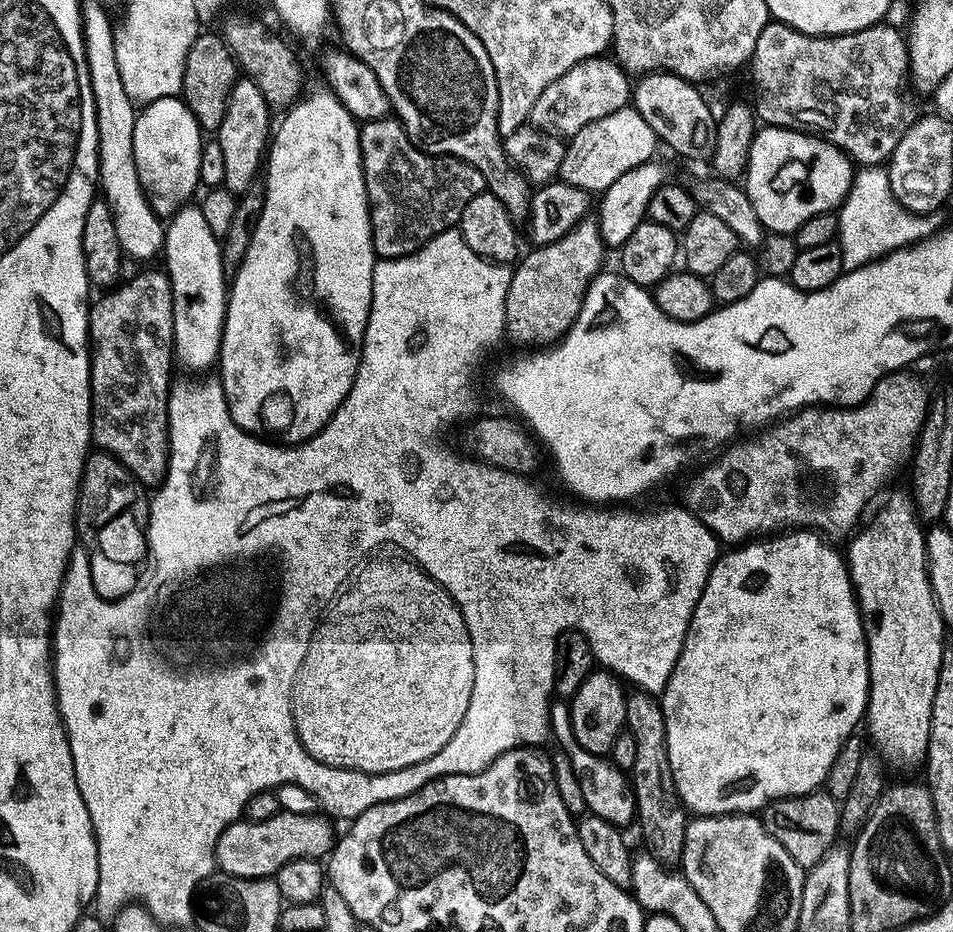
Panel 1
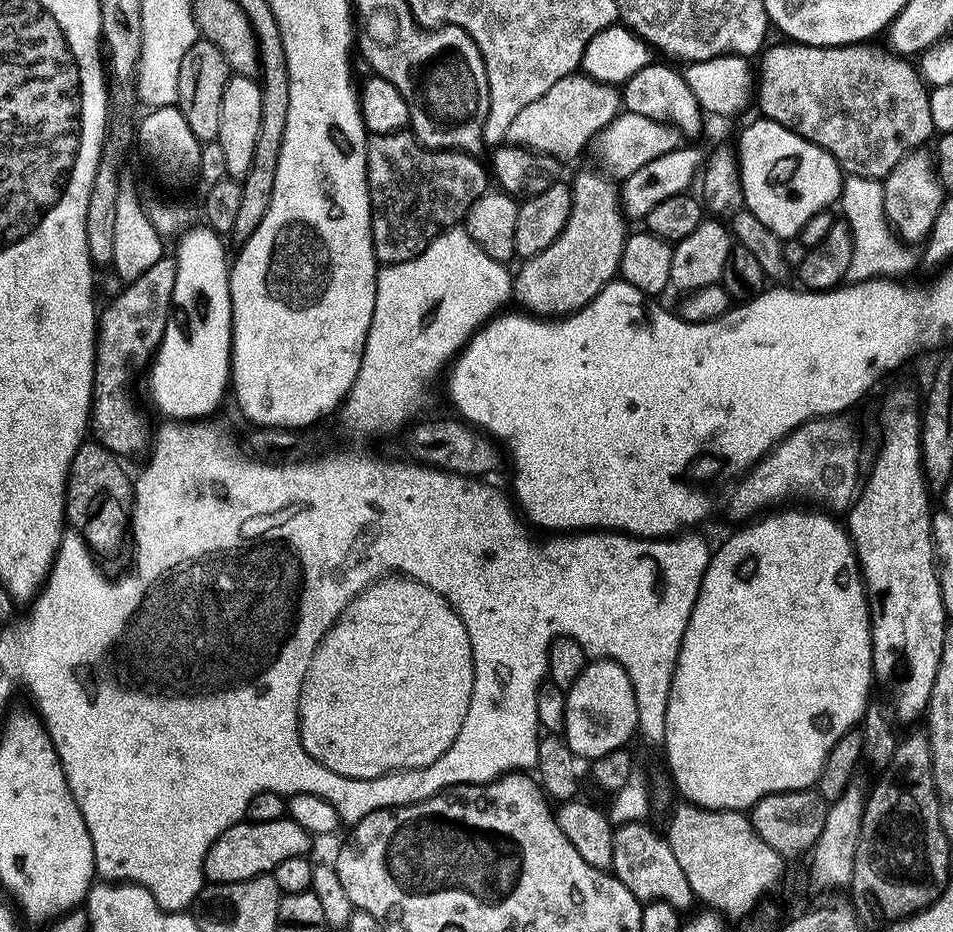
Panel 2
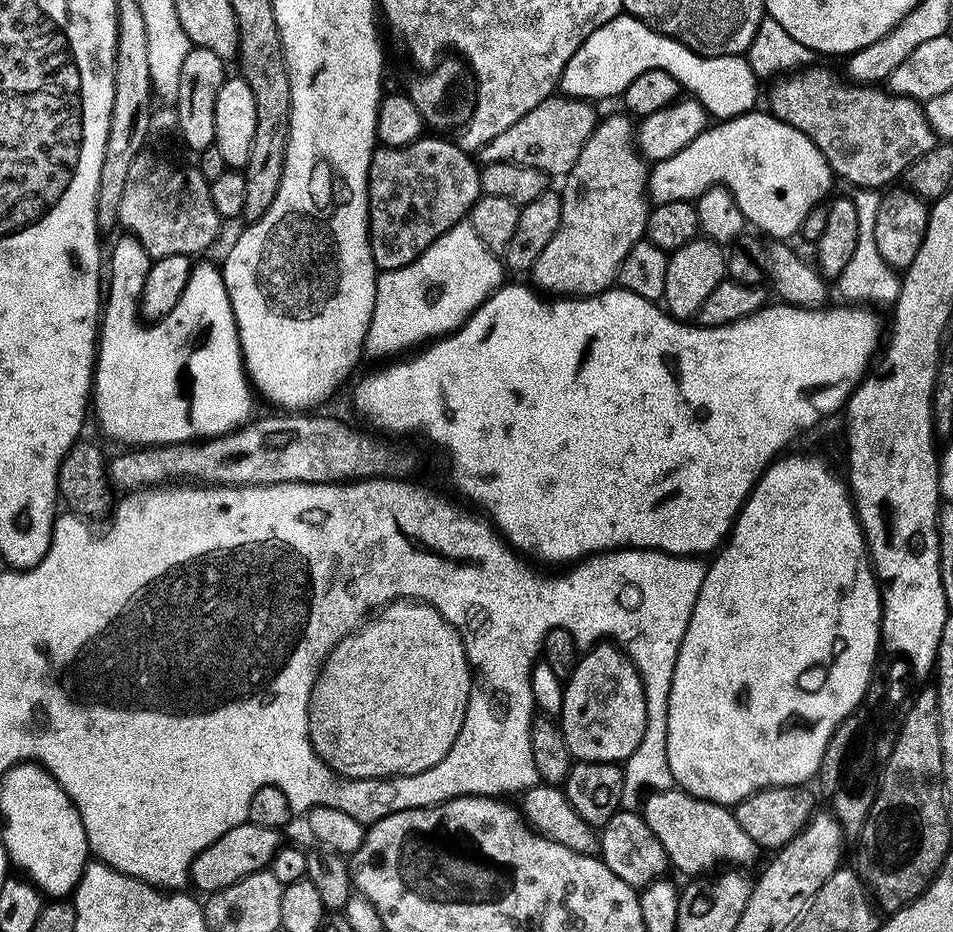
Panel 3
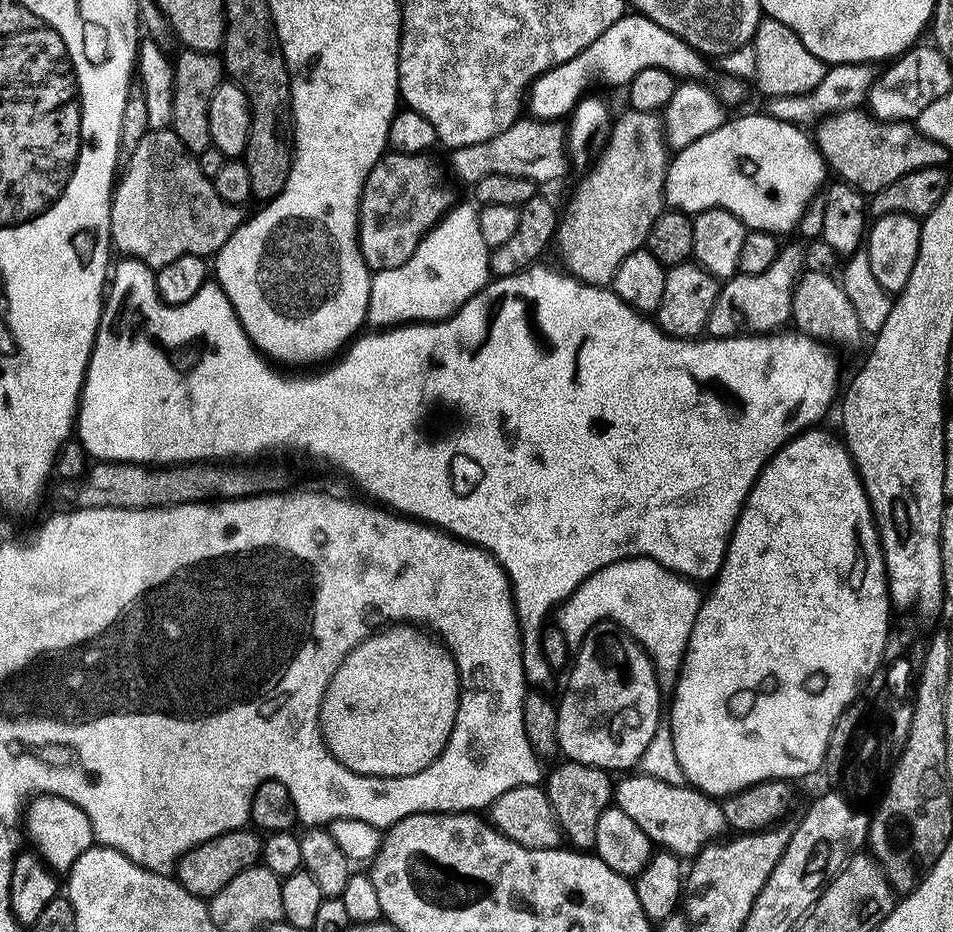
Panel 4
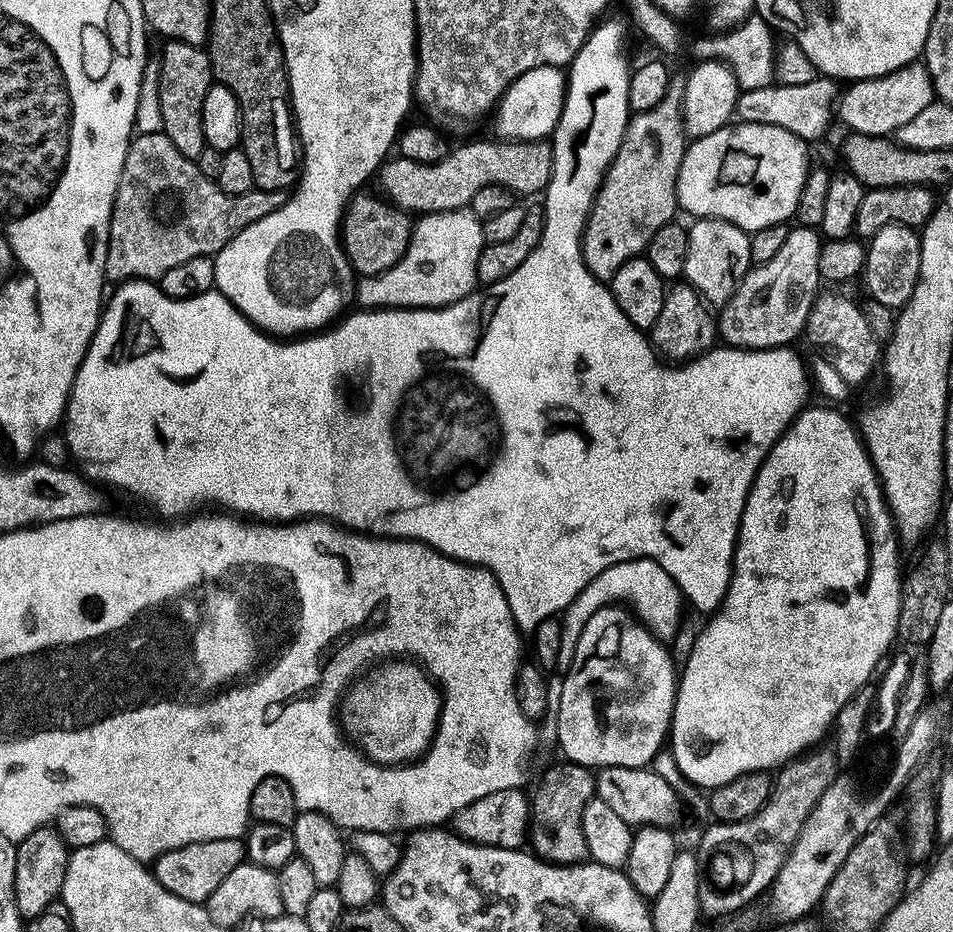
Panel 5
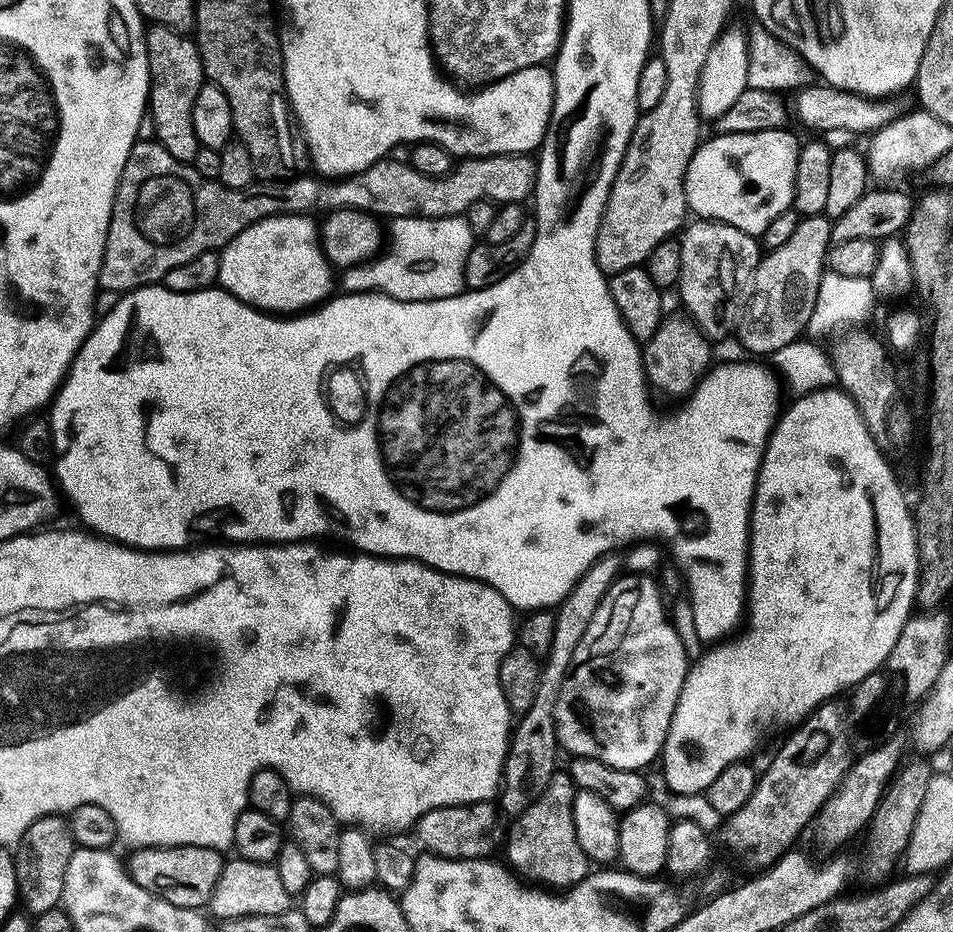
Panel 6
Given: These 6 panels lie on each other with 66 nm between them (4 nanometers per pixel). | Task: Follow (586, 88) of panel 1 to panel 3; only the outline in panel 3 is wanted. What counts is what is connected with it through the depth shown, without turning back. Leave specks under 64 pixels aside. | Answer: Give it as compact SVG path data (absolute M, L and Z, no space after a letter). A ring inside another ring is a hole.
M553 98L542 102L518 126L510 126L506 134L494 138L480 149L478 160L481 165L517 164L523 168L533 168L549 178L563 178L574 170L588 139L596 132L598 115L591 103L571 98Z

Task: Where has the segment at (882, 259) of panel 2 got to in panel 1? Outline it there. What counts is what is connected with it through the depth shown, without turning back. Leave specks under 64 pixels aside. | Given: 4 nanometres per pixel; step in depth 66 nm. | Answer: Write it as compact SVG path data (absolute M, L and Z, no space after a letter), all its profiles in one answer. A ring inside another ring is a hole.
M887 167L860 168L847 200L838 209L840 235L838 243L842 250L845 273L882 260L891 252L911 248L913 244L928 239L937 231L935 215L916 215L908 212L898 202L891 190Z

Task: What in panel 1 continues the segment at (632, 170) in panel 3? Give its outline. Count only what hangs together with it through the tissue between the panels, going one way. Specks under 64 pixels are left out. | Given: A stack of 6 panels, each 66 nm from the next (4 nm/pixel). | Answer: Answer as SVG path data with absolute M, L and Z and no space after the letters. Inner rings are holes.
M589 218L570 230L566 238L545 248L536 248L529 256L527 253L515 265L510 294L506 294L507 339L525 344L528 350L544 350L559 344L574 322L578 322L588 288L605 267L604 252L606 245L600 225Z

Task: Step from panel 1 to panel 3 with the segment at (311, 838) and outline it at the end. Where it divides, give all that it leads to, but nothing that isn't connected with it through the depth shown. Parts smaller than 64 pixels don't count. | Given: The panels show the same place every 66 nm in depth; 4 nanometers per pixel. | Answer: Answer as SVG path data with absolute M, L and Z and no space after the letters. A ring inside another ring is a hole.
M251 823L224 833L222 838L218 838L218 842L214 842L193 862L191 887L196 887L198 891L206 892L205 894L213 894L242 882L248 876L271 869L272 862L282 847L280 837L279 831Z

